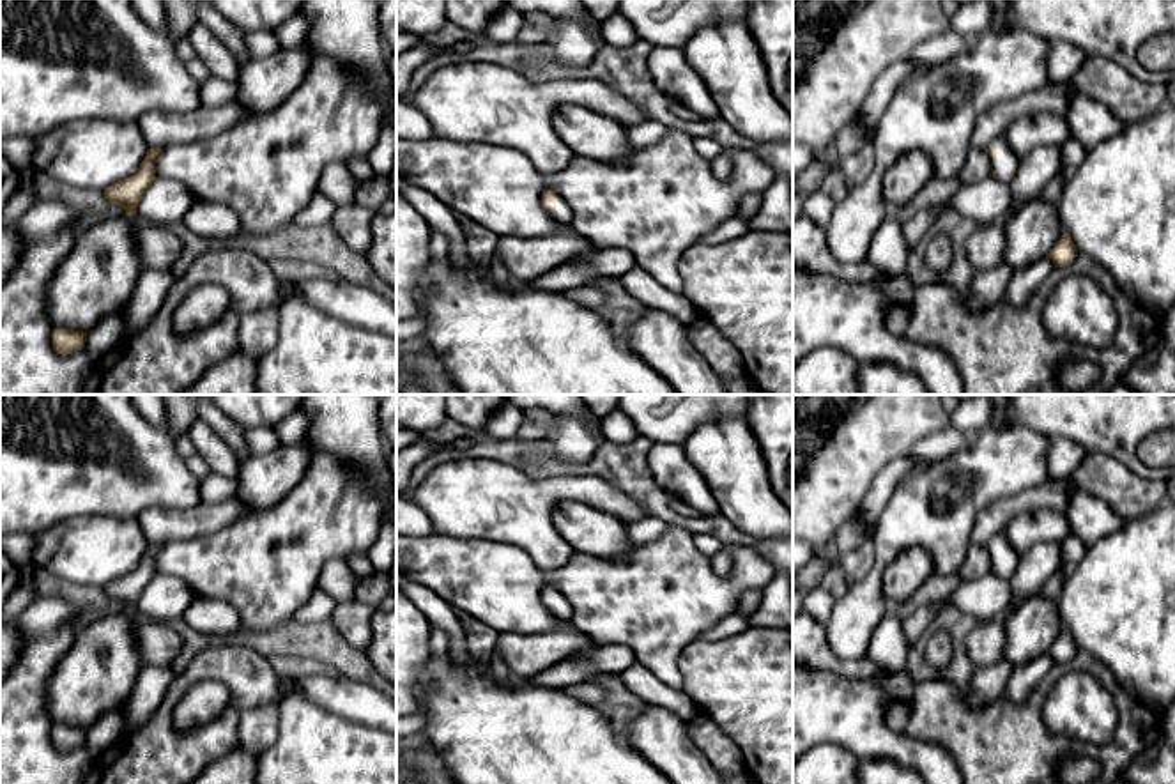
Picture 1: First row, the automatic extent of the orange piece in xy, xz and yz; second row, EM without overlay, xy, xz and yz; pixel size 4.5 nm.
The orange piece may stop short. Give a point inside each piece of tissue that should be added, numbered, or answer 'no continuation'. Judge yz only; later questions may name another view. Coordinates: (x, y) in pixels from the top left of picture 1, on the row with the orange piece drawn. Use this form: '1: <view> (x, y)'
1: yz (1004, 160)

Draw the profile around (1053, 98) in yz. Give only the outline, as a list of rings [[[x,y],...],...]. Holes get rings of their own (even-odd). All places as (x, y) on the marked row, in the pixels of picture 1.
[[[1049,81],[1041,90],[996,104],[979,115],[971,135],[971,147],[984,150],[993,147],[1000,136],[1009,133],[1012,122],[1021,115],[1053,113],[1067,117],[1069,103],[1078,94],[1078,88],[1071,81]]]

